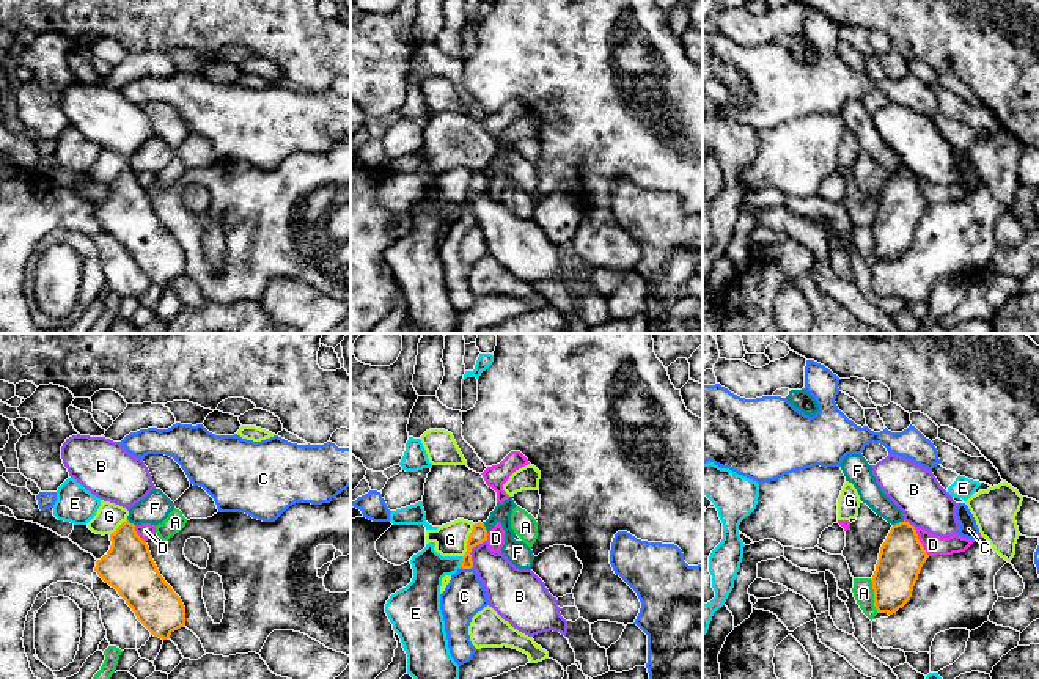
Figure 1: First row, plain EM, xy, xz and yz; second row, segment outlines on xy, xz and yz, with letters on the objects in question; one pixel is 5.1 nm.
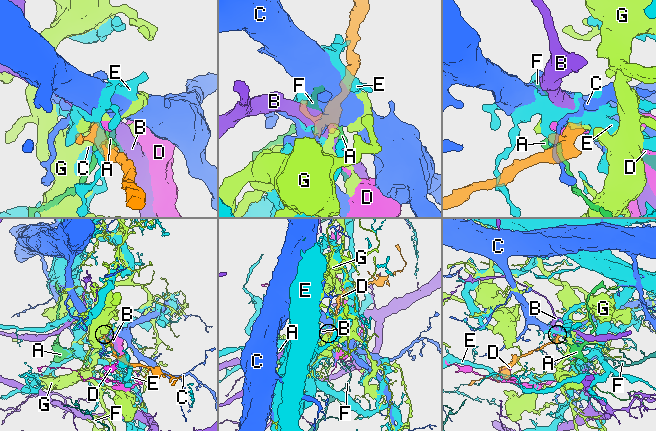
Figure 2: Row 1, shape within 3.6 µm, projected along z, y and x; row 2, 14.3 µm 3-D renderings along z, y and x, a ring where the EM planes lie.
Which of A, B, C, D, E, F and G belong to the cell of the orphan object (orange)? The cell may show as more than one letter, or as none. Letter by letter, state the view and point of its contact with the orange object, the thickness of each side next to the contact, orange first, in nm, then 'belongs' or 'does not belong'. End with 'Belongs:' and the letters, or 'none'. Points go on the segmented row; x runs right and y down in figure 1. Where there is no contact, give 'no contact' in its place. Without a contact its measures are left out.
A: yz (874, 596) | 220/110 nm | does not belong
B: xz (470, 550) | 90/220 nm | does not belong
C: xz (467, 568) | 90/220 nm | belongs
D: yz (920, 543) | 220/100 nm | does not belong
E: xz (462, 561) | 90/170 nm | does not belong
F: yz (899, 522) | 220/120 nm | does not belong
G: xz (467, 541) | 90/160 nm | does not belong
Belongs: C

